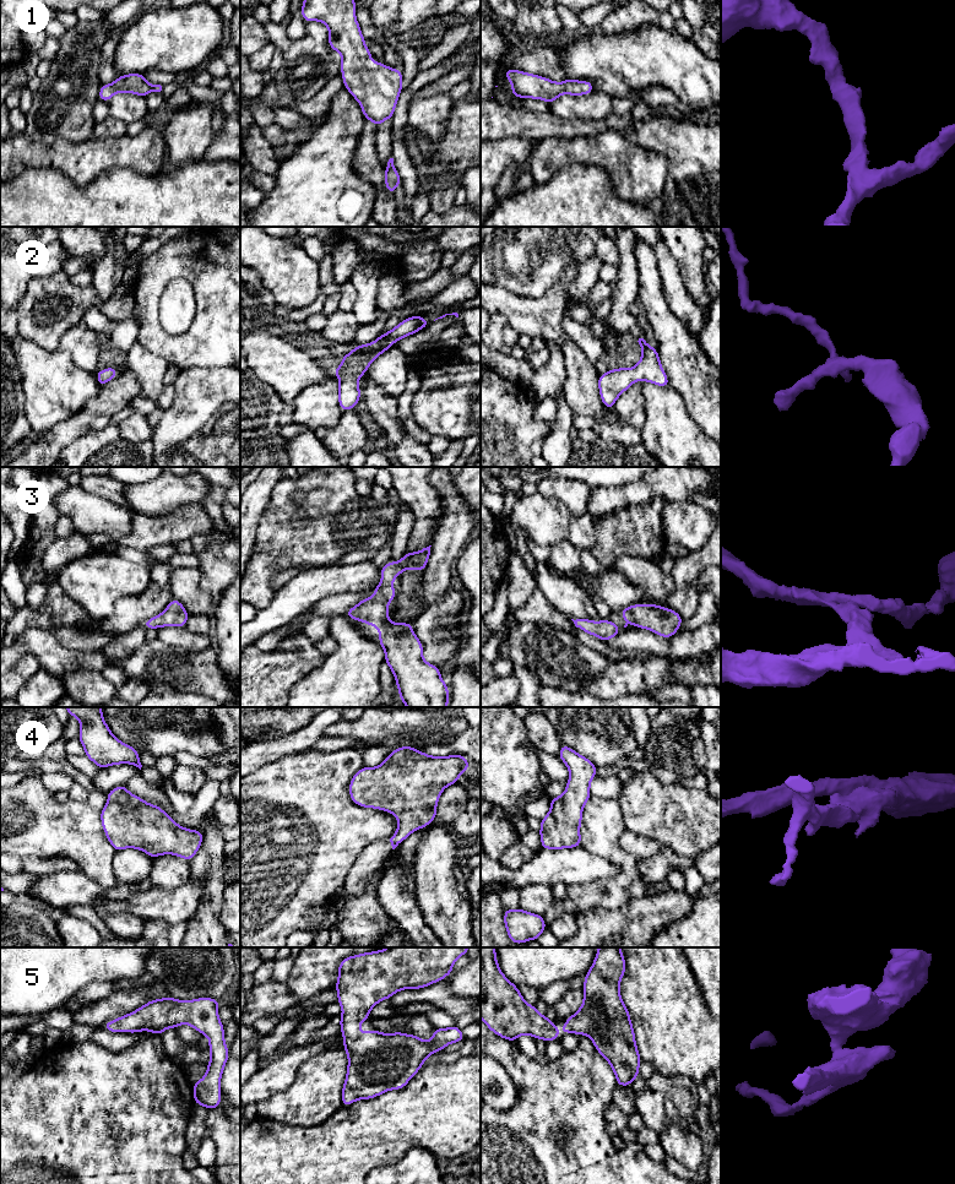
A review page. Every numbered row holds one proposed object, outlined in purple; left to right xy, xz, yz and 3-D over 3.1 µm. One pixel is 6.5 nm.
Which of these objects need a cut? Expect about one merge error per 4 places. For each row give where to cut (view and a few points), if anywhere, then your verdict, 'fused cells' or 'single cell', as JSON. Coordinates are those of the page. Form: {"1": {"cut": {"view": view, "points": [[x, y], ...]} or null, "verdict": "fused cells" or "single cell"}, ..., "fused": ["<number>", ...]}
{"1": {"cut": null, "verdict": "single cell"}, "2": {"cut": null, "verdict": "single cell"}, "3": {"cut": null, "verdict": "single cell"}, "4": {"cut": null, "verdict": "single cell"}, "5": {"cut": null, "verdict": "single cell"}, "fused": []}

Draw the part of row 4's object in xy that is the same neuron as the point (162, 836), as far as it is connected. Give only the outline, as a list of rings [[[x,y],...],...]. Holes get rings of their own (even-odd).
[[[125,784],[107,797],[101,821],[114,852],[136,848],[151,858],[173,854],[189,862],[197,853],[204,840],[201,830],[178,825],[161,806],[130,793]]]

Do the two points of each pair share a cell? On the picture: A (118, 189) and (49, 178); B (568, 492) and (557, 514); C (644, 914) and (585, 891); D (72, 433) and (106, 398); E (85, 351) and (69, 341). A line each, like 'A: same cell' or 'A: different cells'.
A: same cell
B: different cells
C: different cells
D: same cell
E: same cell

